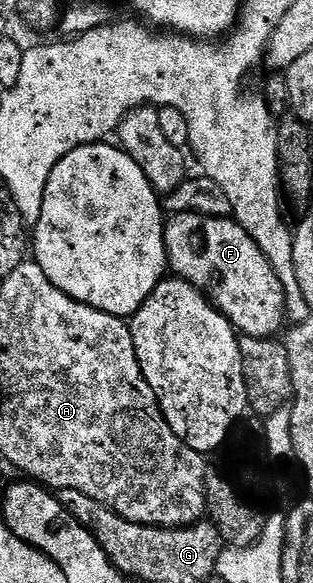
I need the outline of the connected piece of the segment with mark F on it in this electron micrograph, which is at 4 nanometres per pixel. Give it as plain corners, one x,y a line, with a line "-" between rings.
177,212
166,221
162,237
167,243
170,271
178,279
186,280
188,284
199,289
244,337
274,337
271,335
283,324
283,311
287,308
289,297
283,291
283,284
273,270
271,261
238,220
225,216
204,216
197,212

